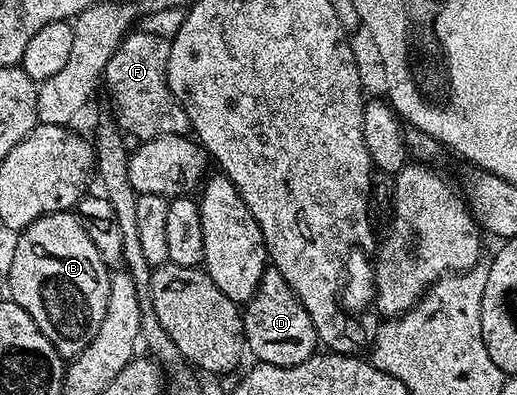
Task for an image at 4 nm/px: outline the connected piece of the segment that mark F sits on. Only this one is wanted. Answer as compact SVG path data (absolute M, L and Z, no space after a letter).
M133 30L121 41L107 62L103 88L109 91L115 123L122 133L144 142L160 136L189 136L189 119L167 82L169 40L159 34Z

